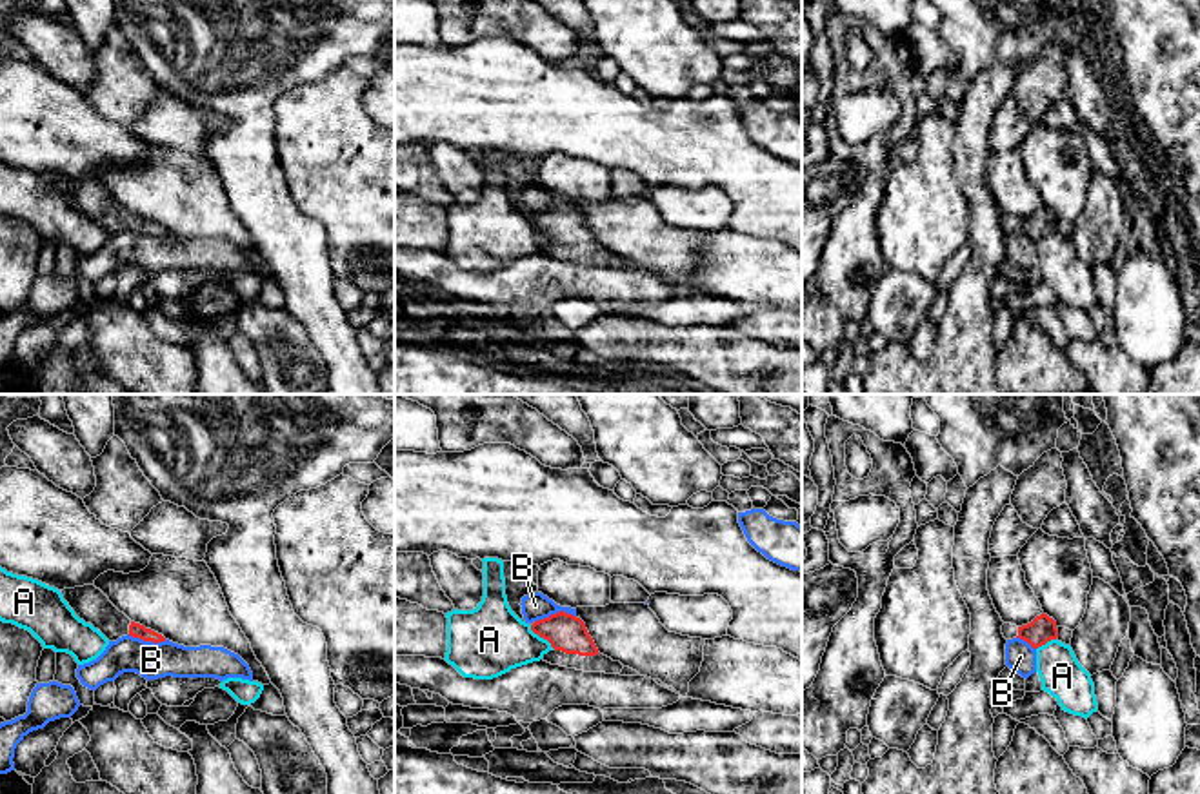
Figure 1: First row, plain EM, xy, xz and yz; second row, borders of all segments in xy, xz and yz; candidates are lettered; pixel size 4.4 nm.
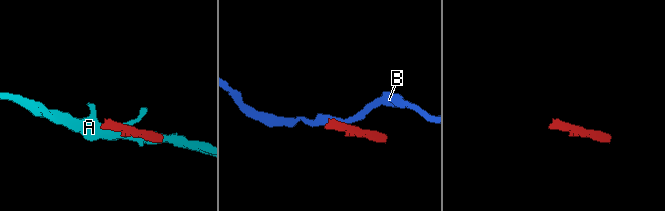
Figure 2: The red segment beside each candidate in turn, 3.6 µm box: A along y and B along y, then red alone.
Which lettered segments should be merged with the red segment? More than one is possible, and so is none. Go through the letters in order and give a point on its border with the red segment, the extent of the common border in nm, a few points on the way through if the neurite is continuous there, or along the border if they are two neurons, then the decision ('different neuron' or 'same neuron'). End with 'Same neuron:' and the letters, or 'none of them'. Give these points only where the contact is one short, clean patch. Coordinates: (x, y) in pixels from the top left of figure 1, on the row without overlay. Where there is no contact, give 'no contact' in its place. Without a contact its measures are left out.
A: xz (540, 229) | 150 nm | different neuron
B: xz (557, 206) | 190 nm | along xz (575, 208), (557, 204), (535, 215) | different neuron
Same neuron: none of them

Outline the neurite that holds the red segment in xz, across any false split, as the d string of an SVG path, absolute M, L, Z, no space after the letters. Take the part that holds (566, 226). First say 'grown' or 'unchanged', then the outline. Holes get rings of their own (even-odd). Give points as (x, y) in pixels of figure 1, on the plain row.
grown; M564 203L538 213L531 223L551 236L544 254L584 265L620 267L624 258L598 245L585 216Z

